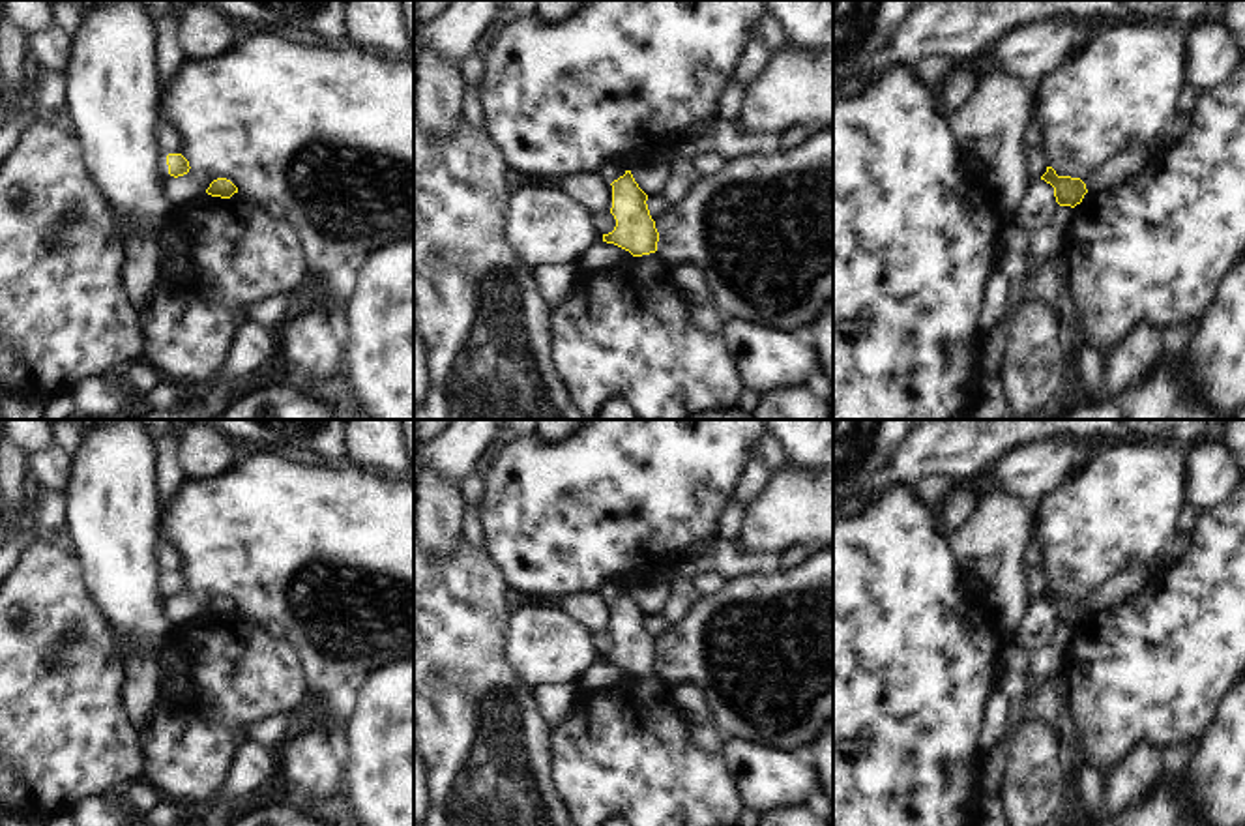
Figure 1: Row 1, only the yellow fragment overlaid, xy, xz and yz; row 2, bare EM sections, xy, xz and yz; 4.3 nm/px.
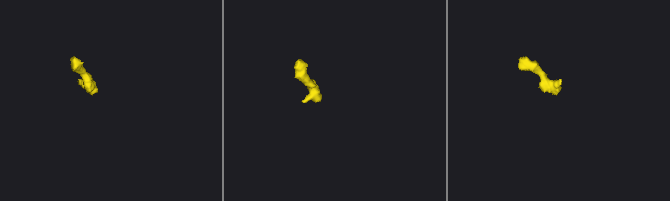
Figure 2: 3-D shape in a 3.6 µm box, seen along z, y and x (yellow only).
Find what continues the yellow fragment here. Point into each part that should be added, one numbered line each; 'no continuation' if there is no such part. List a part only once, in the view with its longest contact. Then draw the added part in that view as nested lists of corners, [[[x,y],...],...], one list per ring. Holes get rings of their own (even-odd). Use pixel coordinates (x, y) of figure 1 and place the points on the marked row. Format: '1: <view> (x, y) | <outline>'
1: xz (654, 266) | [[[657,253],[642,255],[638,257],[642,272],[648,279],[655,281],[659,287],[676,287],[678,283],[674,279],[666,279],[666,268],[668,262],[661,258]]]

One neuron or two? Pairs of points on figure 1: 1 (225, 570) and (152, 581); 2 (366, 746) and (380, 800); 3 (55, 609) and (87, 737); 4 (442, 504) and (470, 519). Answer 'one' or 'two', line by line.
1: two
2: one
3: one
4: two

